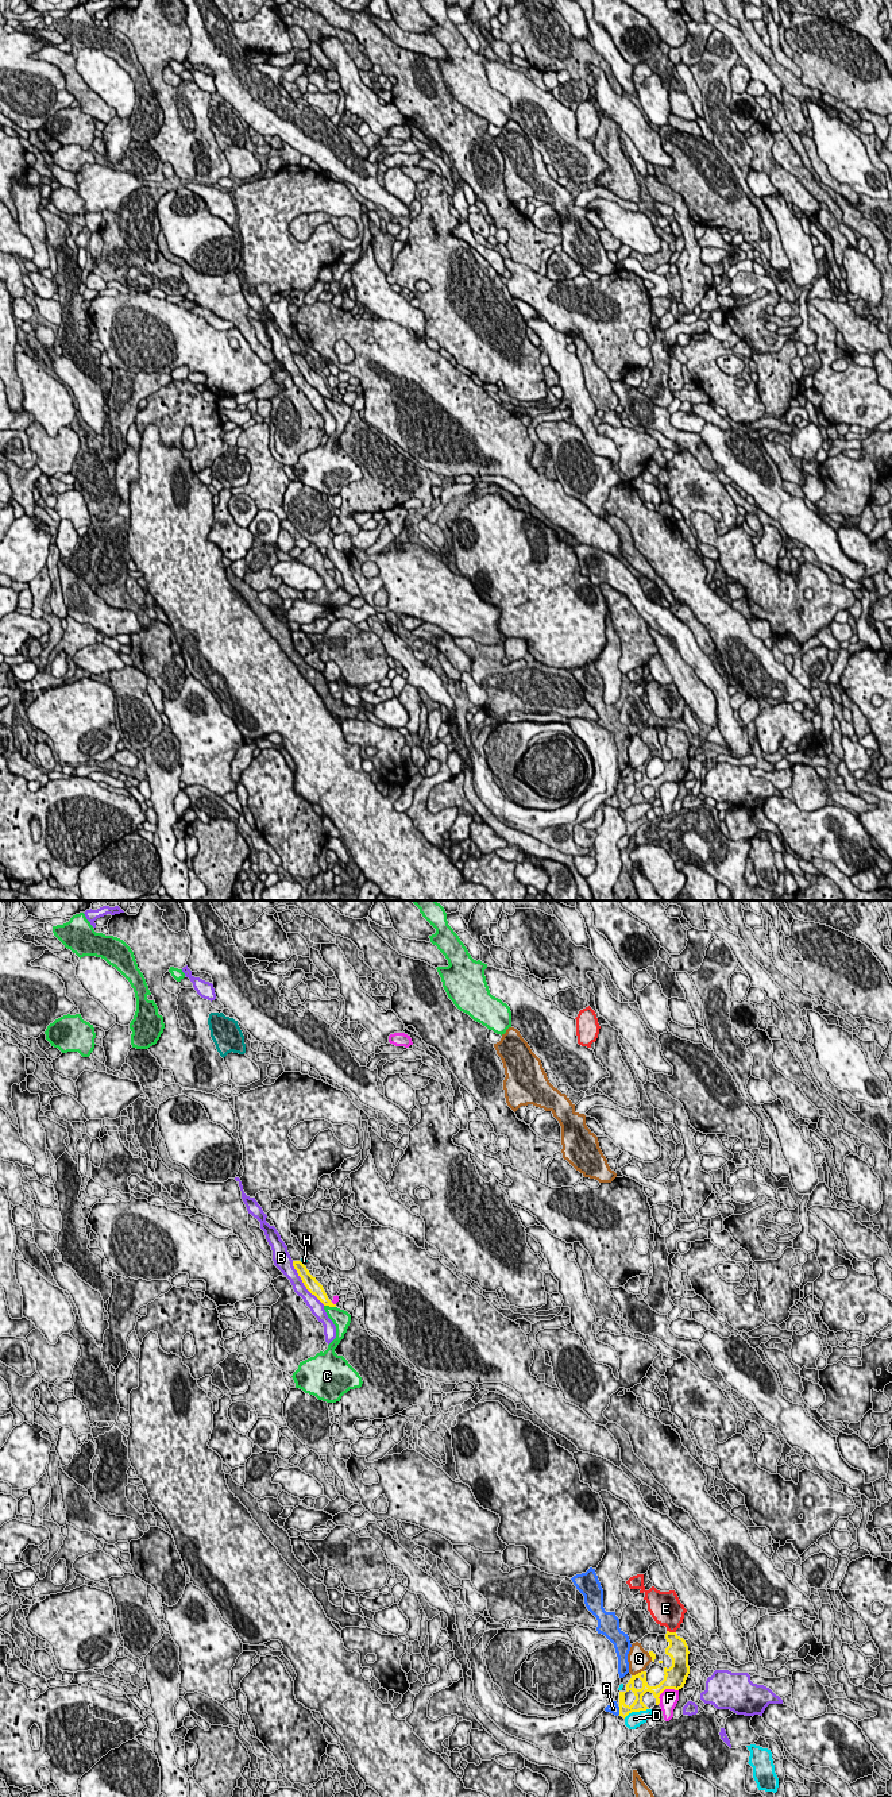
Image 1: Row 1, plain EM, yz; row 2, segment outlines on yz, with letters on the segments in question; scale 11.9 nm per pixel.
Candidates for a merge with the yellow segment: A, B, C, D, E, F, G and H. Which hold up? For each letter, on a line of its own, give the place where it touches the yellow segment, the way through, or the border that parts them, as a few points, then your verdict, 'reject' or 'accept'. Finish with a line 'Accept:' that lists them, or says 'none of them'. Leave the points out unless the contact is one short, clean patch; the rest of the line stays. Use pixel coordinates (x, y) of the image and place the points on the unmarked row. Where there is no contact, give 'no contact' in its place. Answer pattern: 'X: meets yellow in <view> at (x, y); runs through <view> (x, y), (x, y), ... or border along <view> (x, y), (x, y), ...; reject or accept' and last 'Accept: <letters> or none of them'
A: meets yellow in yz at (620, 803); reject
B: meets yellow in yz at (304, 377); reject
C: meets yellow in yz at (329, 398); reject
D: meets yellow in yz at (636, 803); reject
E: meets yellow in yz at (671, 725); reject
F: meets yellow in yz at (664, 782); reject
G: meets yellow in yz at (638, 766); reject
H: meets yellow in yz at (302, 357); border along yz (300, 354), (304, 358); reject
Accept: none of them

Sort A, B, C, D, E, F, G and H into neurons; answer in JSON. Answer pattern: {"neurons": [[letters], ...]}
{"neurons": [["A"], ["B"], ["C", "D"], ["E"], ["F"], ["G"], ["H"]]}

